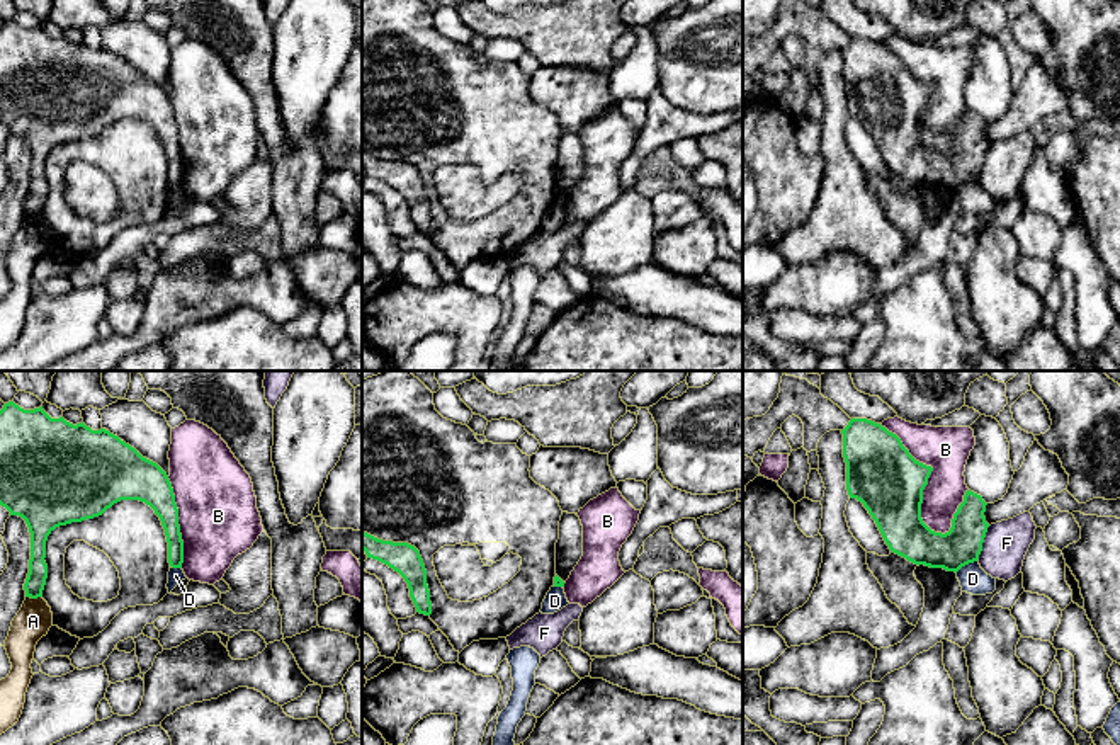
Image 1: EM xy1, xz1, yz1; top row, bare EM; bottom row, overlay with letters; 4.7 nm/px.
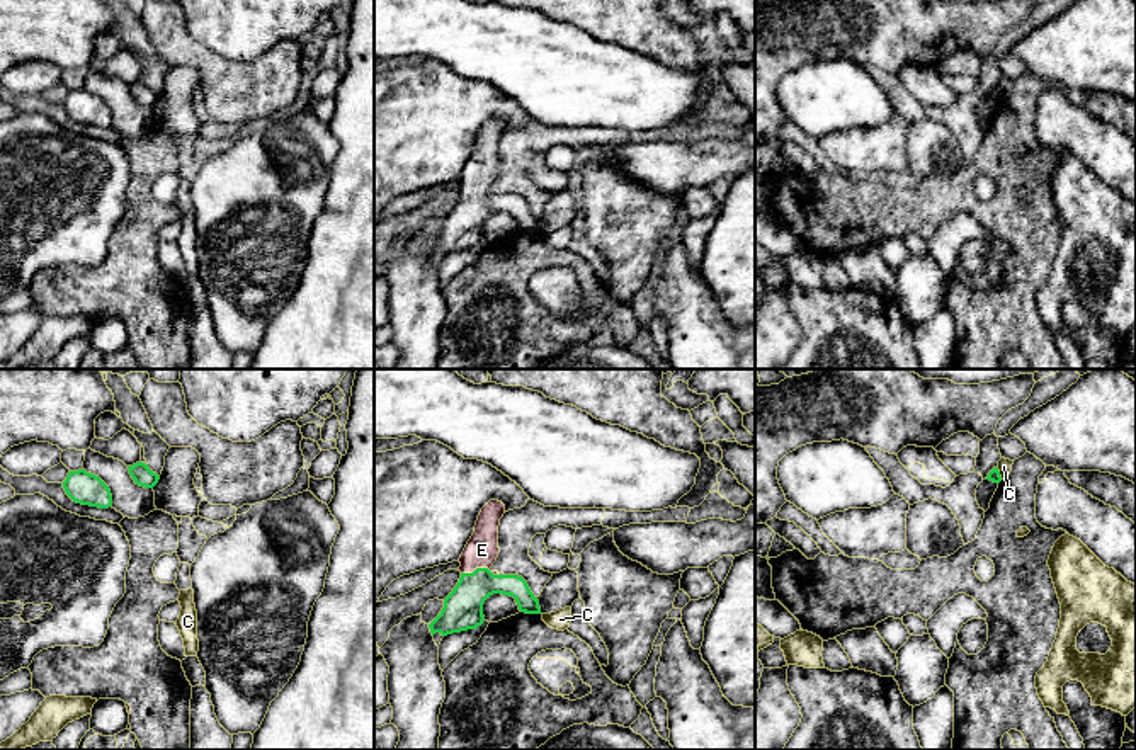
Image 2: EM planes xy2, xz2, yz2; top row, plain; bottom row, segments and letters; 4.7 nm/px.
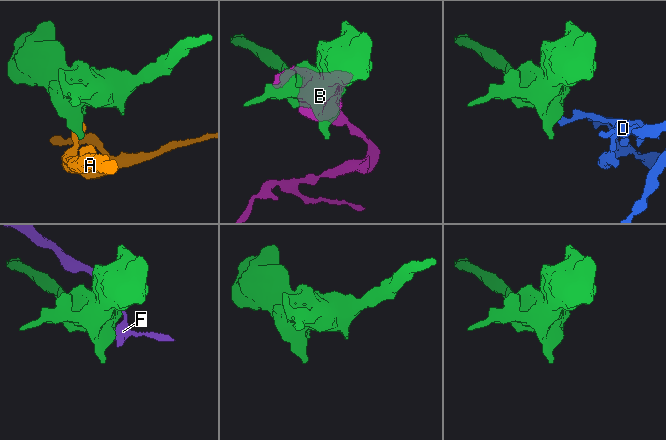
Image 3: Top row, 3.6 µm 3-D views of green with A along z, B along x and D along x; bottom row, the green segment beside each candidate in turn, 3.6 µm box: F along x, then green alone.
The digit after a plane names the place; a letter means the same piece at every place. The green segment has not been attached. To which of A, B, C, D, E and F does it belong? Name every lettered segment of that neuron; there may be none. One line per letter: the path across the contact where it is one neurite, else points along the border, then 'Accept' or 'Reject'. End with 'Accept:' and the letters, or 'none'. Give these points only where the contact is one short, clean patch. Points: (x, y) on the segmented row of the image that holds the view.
A: Boundary: xy1 (26, 596), (41, 597). Reject
B: Reject
C: Reject
D: Boundary: yz1 (976, 560), (955, 572). Reject
E: Path across: xz2 (463, 607), (477, 584), (477, 568), (477, 558), (482, 550). Accept
F: Boundary: yz1 (989, 526), (976, 560). Reject
Accept: E

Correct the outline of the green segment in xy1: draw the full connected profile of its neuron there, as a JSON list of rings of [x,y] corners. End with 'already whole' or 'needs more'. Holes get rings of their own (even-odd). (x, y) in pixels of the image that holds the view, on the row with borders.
[[[8,401],[0,410],[0,505],[25,520],[31,532],[25,597],[42,597],[48,578],[46,541],[59,526],[102,515],[121,500],[139,500],[160,517],[168,543],[168,563],[182,568],[184,541],[178,509],[167,473],[105,429],[51,418],[42,407],[24,410]]] | already whole

